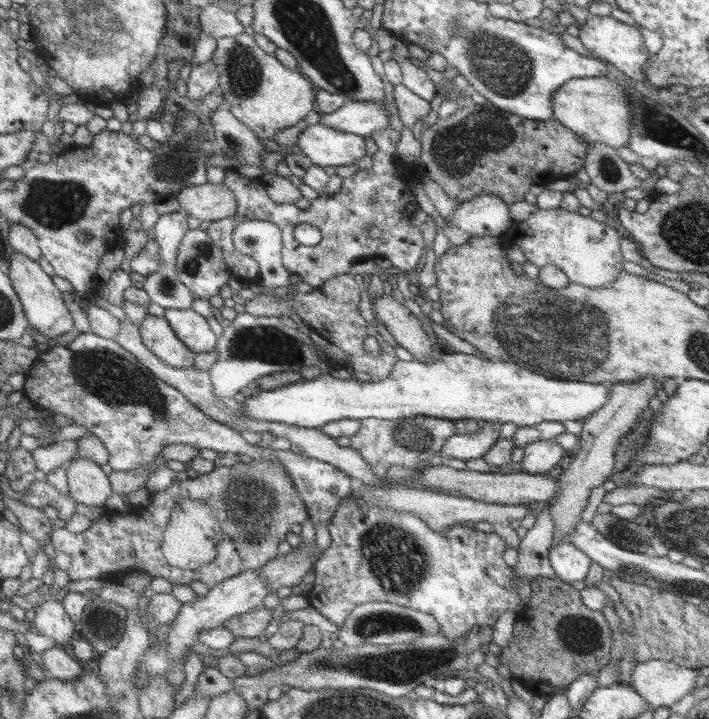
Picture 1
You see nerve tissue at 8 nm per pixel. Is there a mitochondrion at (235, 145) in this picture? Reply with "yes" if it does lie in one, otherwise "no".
yes

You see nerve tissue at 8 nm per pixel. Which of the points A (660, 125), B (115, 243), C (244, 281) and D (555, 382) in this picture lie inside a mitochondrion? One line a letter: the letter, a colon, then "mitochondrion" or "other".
A: mitochondrion
B: other
C: other
D: mitochondrion

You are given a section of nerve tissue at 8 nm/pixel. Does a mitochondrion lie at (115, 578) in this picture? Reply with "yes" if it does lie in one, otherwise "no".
no

